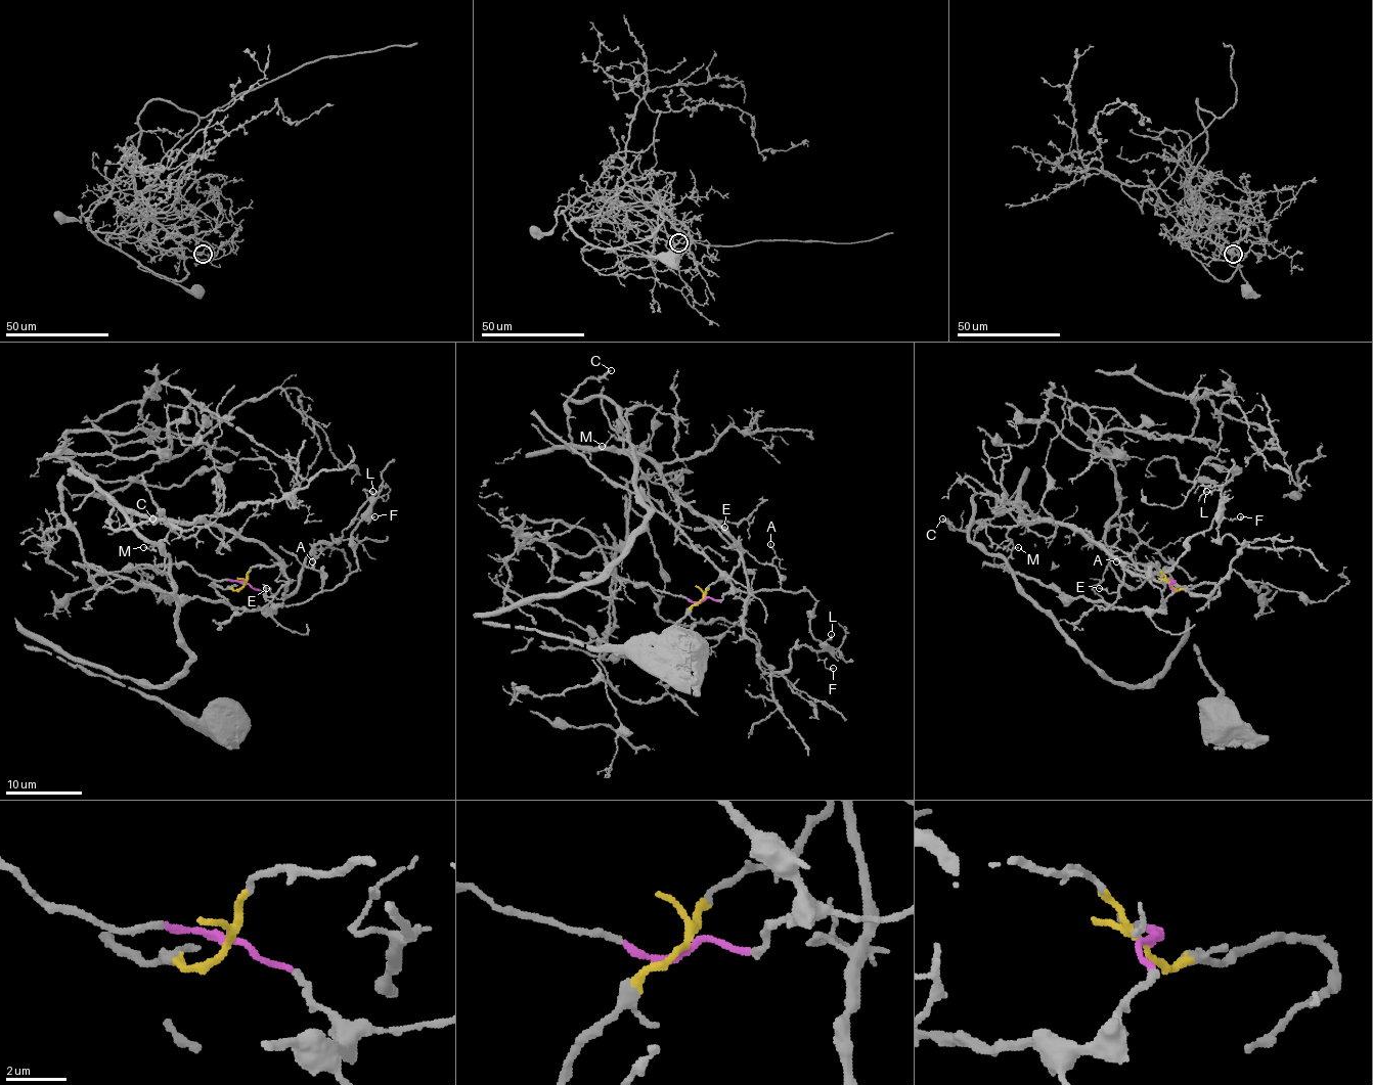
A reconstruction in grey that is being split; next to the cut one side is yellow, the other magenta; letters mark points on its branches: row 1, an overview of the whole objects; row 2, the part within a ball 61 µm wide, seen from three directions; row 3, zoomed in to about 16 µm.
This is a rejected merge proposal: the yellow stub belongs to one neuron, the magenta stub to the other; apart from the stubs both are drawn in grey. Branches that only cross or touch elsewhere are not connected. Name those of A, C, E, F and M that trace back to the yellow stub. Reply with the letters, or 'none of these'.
C, E, F, M

